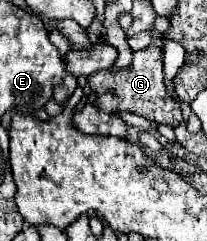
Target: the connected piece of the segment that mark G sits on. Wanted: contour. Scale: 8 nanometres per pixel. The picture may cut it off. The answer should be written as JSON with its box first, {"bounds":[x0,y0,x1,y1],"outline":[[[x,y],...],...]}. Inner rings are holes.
{"bounds":[87,46,183,126],"outline":[[[149,46],[139,52],[133,52],[133,62],[119,72],[113,72],[111,68],[97,70],[87,78],[93,94],[95,94],[95,108],[109,112],[109,114],[121,114],[121,112],[133,112],[145,118],[155,120],[157,124],[177,126],[183,120],[179,100],[171,98],[163,84],[163,50],[159,46]]]}

